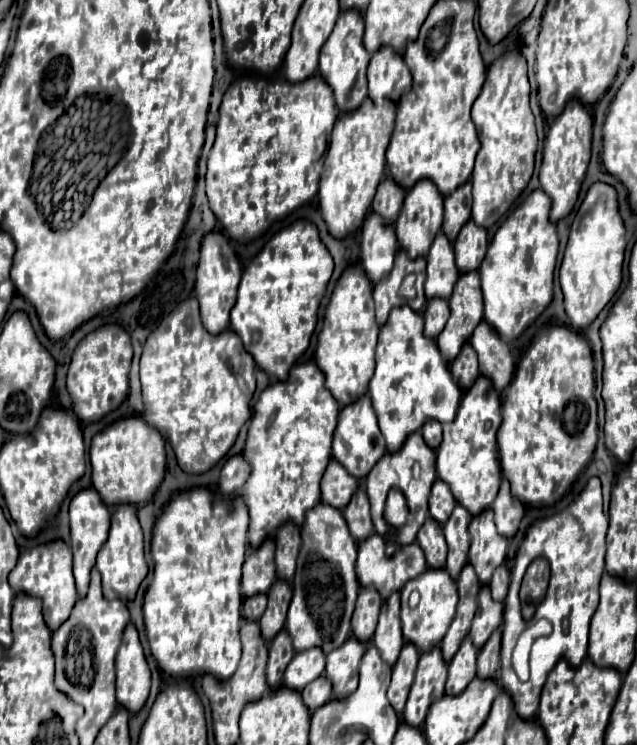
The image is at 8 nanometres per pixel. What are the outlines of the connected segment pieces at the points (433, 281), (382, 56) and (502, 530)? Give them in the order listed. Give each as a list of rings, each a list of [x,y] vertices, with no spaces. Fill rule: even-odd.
[[[439,232],[427,256],[427,280],[425,280],[427,300],[431,298],[449,300],[457,278],[459,278],[459,270],[455,266],[453,246],[447,240],[447,236]]]
[[[383,46],[379,52],[371,56],[367,68],[367,82],[369,82],[369,98],[373,102],[391,100],[397,104],[399,98],[407,90],[411,90],[411,72],[403,62],[401,54]]]
[[[507,480],[501,482],[499,494],[497,494],[491,510],[495,512],[495,524],[497,524],[499,534],[503,534],[505,538],[513,538],[517,528],[519,528],[519,522],[521,522],[521,518],[525,514],[525,508],[523,508],[523,504],[519,500],[515,500],[511,496]]]

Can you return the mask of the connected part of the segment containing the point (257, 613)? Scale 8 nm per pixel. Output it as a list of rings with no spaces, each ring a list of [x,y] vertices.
[[[257,594],[253,598],[247,598],[243,602],[243,618],[257,622],[263,616],[265,608],[267,608],[267,596],[265,594]]]

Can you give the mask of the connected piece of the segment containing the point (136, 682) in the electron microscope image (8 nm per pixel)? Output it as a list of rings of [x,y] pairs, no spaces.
[[[133,624],[125,628],[123,644],[119,646],[115,666],[117,666],[117,702],[129,714],[137,714],[149,698],[151,672]]]

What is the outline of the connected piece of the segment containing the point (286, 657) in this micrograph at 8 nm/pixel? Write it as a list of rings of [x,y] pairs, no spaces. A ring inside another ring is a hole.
[[[281,630],[269,644],[269,662],[267,662],[267,684],[269,690],[279,690],[283,686],[283,672],[291,658],[295,656],[291,638],[285,630]]]

